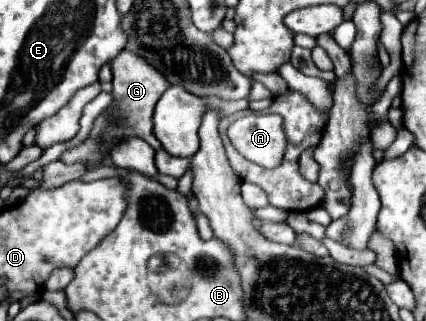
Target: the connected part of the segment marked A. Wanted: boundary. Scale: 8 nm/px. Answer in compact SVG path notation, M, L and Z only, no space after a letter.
M278 114L244 116L228 128L228 138L245 158L264 168L279 166L286 150L284 122Z

